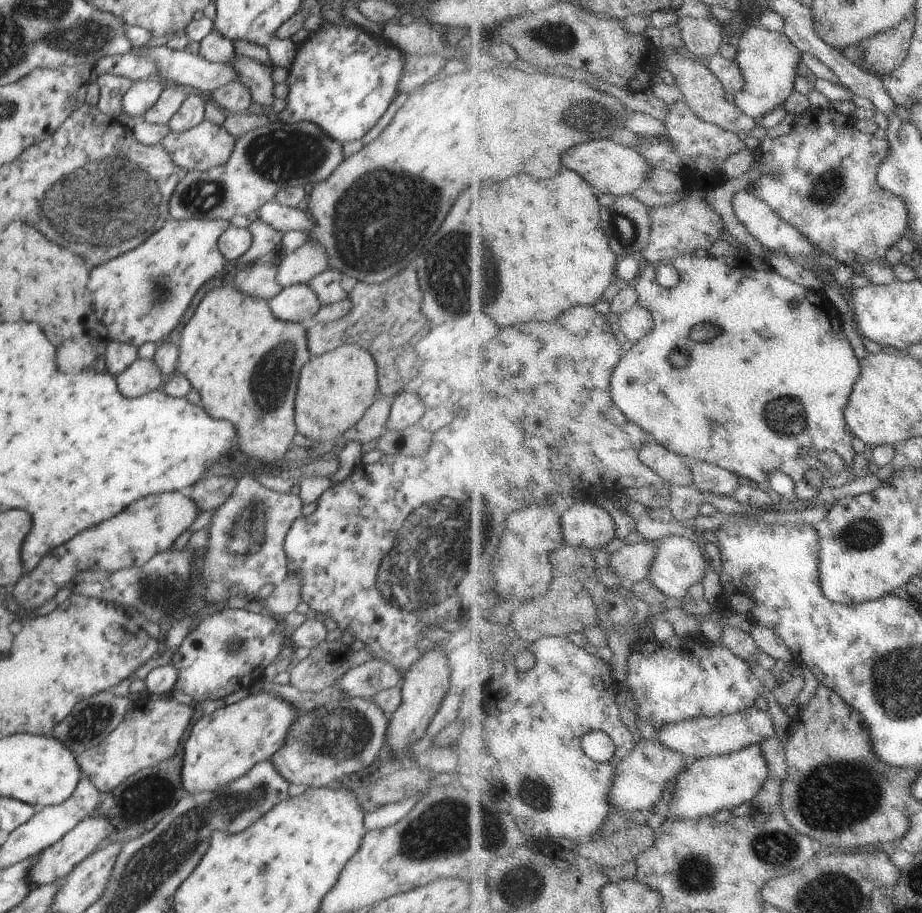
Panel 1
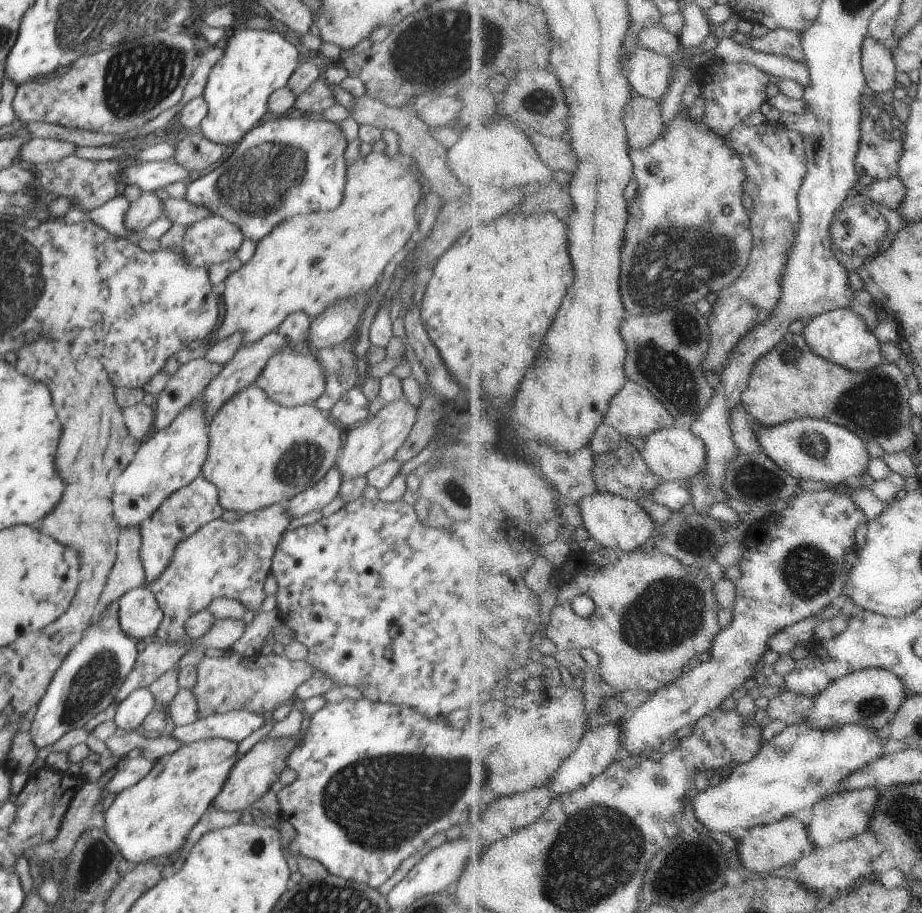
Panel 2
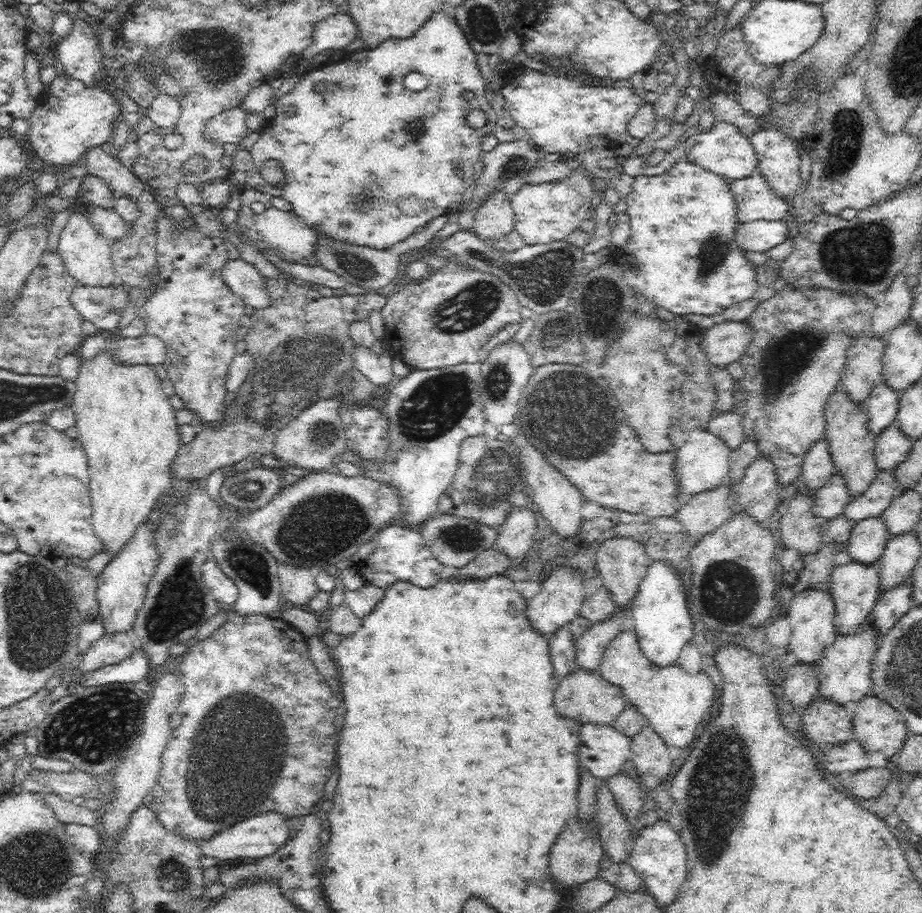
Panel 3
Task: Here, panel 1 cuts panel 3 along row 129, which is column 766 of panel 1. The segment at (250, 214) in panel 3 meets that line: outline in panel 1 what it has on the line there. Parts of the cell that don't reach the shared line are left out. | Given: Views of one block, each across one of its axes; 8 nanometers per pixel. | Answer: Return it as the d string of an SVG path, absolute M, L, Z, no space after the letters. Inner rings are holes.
M735 253L732 256L714 257L710 254L688 254L686 256L680 256L678 258L672 258L667 262L662 260L650 265L646 270L643 270L639 275L638 281L635 282L638 291L640 292L639 304L650 309L656 322L656 328L654 332L651 332L644 340L637 342L633 345L629 345L627 351L624 353L625 359L622 360L621 366L618 367L618 372L614 374L614 400L617 401L618 406L626 413L626 416L630 417L630 420L636 422L649 432L653 439L658 440L666 448L669 448L672 452L692 457L695 460L705 460L706 462L716 463L722 465L724 468L730 469L732 472L738 474L738 476L745 476L768 492L772 496L772 500L779 503L789 502L791 498L787 498L778 494L776 490L770 488L768 484L768 476L770 472L774 470L784 470L788 476L792 476L797 484L797 490L795 499L803 500L804 502L811 502L815 498L820 496L820 488L812 488L810 482L806 480L808 478L808 472L810 470L820 470L826 478L826 486L835 489L842 488L844 485L850 483L856 474L854 470L854 462L856 462L856 448L854 448L855 433L850 428L847 420L847 409L850 406L850 400L853 400L853 392L858 384L858 378L862 376L862 364L861 360L858 360L856 356L856 350L850 342L850 338L847 338L844 332L844 322L842 321L843 310L836 307L836 304L826 296L824 290L814 290L806 288L790 278L781 276L774 270L772 265L767 259L762 256L756 256L754 254L742 255ZM667 263L672 263L679 271L680 282L674 288L665 288L660 284L658 280L658 270ZM792 302L796 302L796 306L792 307ZM714 322L718 326L724 328L724 332L712 340L712 342L696 342L692 336L692 330L694 326L698 324ZM680 346L690 346L692 354L694 354L694 360L690 364L690 370L676 370L668 356L672 356L674 350L684 350ZM826 452L834 452L844 459L844 468L834 474L824 460L820 460L820 453L826 454Z

